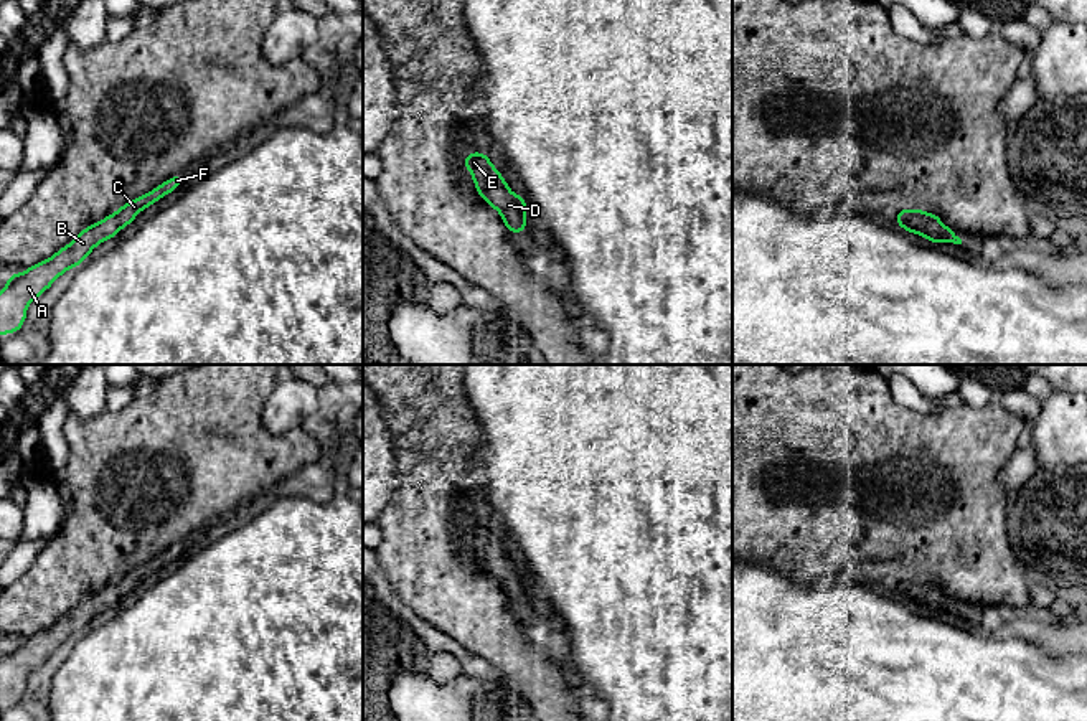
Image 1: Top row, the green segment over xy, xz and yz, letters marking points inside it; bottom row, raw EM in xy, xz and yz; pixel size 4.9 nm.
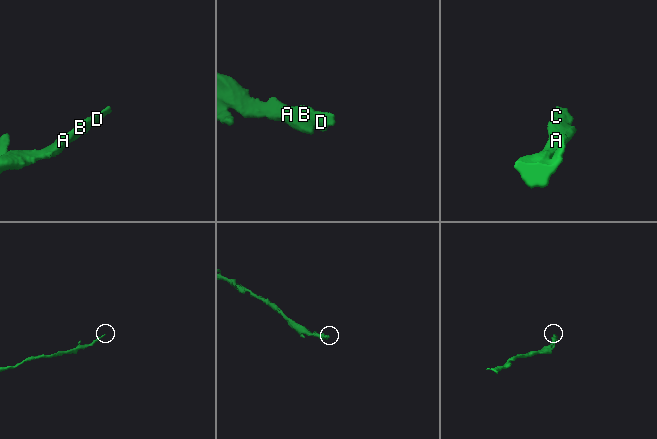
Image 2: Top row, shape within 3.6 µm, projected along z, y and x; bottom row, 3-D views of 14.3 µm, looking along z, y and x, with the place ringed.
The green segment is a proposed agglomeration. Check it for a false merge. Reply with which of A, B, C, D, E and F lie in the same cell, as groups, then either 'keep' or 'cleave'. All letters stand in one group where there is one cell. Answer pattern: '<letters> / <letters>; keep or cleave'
A B C D E F; keep

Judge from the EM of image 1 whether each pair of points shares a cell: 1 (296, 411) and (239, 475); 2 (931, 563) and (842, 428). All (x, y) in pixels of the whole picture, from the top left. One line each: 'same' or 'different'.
1: different
2: same

